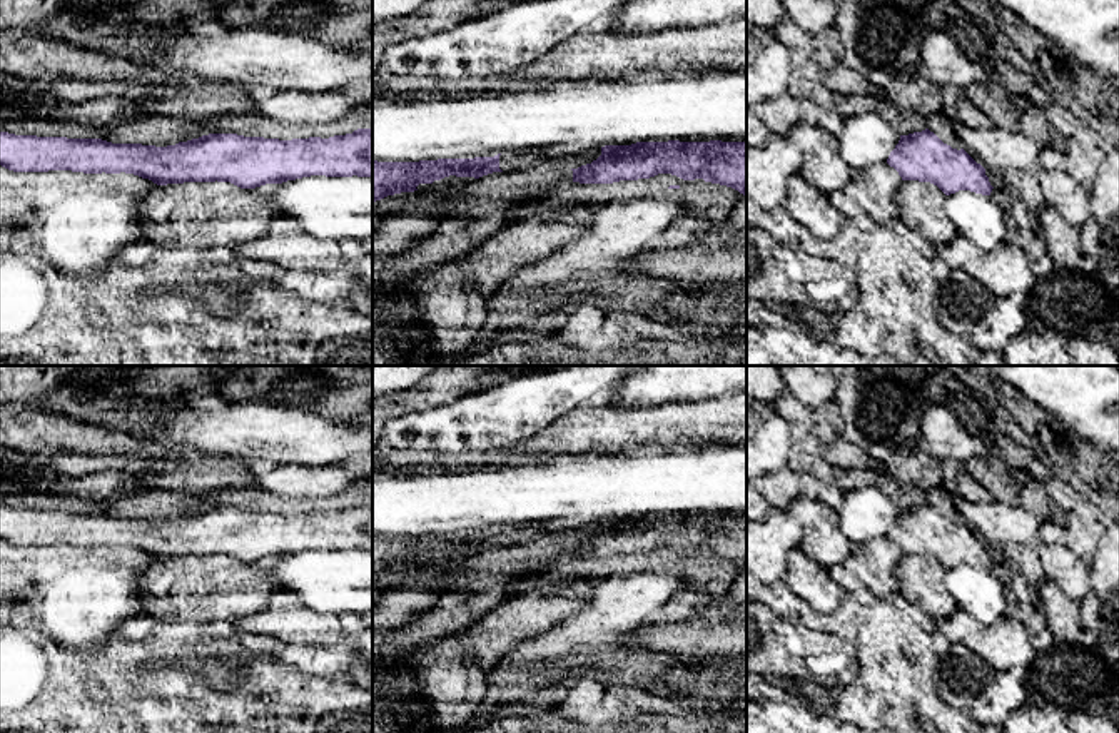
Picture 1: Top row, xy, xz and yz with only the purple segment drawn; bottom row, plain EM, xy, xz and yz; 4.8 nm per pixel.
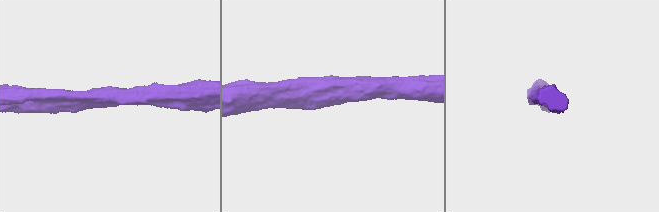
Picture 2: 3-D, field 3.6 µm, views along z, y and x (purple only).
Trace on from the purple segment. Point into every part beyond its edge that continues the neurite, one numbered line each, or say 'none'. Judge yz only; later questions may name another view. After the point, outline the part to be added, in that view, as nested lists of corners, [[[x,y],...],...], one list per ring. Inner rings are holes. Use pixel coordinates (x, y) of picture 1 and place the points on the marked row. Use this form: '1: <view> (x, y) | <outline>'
none

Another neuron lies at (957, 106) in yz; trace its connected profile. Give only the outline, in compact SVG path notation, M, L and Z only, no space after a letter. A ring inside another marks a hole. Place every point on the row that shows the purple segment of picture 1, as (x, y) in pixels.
M949 85L940 88L940 92L944 97L944 112L949 119L970 127L985 129L990 125L987 115L969 100L964 90Z

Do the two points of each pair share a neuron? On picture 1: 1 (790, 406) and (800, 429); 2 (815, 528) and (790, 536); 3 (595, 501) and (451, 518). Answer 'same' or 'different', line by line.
1: same
2: different
3: same

